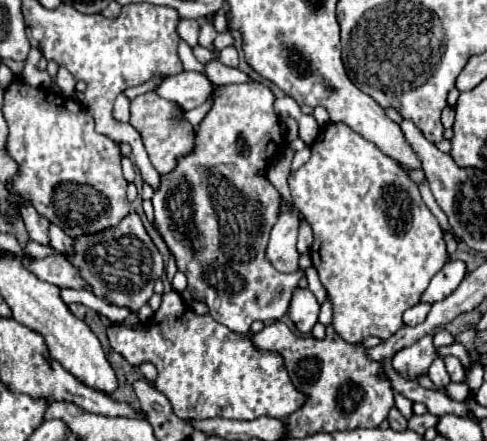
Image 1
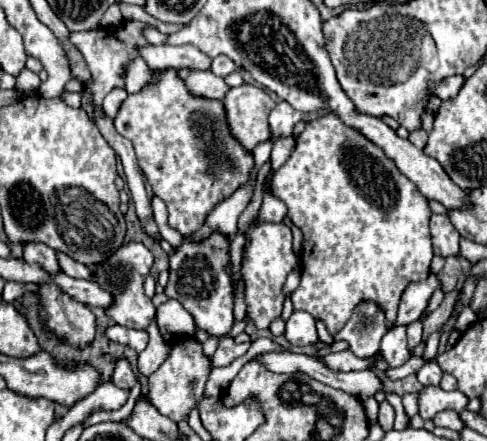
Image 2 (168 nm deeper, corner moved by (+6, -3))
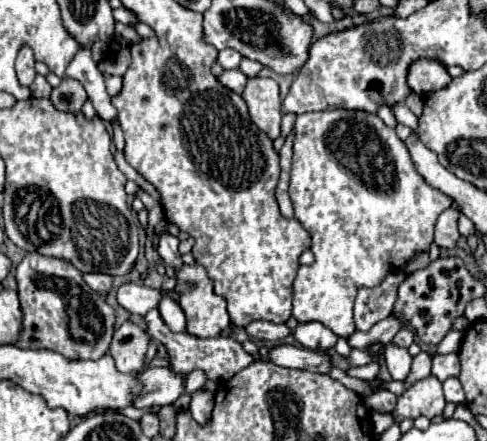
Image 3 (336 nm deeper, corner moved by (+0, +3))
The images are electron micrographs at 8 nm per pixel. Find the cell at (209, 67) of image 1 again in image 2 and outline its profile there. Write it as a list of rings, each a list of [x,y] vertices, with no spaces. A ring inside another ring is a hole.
[[[138,58],[126,70],[126,92],[136,94],[140,92],[140,88],[152,84],[152,80],[156,80],[156,70],[150,70],[150,66],[142,58]]]

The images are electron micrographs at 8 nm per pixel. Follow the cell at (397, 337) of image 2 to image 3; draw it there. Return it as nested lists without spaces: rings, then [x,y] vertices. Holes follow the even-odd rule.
[[[388,344],[388,348],[386,348],[386,364],[388,364],[390,376],[394,380],[406,380],[406,376],[410,372],[410,366],[412,366],[412,356],[408,354],[406,348],[398,348],[398,346]]]

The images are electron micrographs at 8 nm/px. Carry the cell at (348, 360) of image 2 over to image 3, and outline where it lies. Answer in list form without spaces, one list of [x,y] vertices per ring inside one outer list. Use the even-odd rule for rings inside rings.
[[[292,344],[272,346],[268,360],[282,368],[298,368],[298,370],[310,370],[320,374],[328,374],[328,368],[330,368],[328,356],[308,350],[304,346],[292,346]]]

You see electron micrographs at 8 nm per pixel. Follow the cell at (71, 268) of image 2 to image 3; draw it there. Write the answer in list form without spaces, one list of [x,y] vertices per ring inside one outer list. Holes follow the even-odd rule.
[[[84,274],[84,280],[94,292],[100,294],[108,294],[112,288],[112,276],[108,274]]]

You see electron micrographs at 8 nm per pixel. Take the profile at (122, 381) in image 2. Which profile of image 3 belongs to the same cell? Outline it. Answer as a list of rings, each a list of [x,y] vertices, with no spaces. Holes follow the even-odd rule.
[[[126,320],[112,338],[110,356],[114,358],[120,372],[140,372],[146,362],[146,352],[150,344],[150,334],[136,326],[134,322]]]

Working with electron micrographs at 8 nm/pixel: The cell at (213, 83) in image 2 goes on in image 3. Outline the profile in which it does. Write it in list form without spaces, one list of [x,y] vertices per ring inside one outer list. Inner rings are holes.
[[[226,70],[218,80],[220,80],[220,84],[222,84],[222,86],[230,88],[232,92],[242,94],[242,90],[244,90],[244,86],[246,86],[246,80],[248,80],[248,76],[246,76],[244,72],[240,72],[240,70]]]

